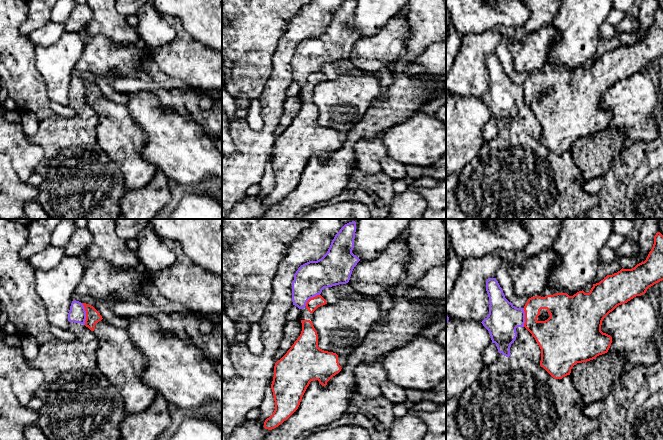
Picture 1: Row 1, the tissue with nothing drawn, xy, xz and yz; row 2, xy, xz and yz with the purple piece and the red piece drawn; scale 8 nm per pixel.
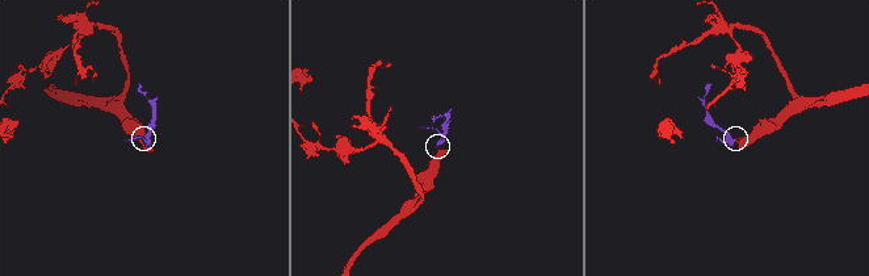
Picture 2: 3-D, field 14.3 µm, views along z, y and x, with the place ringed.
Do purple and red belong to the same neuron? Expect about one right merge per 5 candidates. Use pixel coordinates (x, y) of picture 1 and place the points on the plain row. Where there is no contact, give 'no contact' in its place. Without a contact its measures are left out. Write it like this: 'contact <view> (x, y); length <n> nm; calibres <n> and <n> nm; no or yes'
contact xy (85, 90); length 180 nm; calibres 140 and 110 nm; no

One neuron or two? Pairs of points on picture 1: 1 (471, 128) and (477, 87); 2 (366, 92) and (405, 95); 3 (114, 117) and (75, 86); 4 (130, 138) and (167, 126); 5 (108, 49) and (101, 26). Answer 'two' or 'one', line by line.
1: two
2: two
3: two
4: two
5: two

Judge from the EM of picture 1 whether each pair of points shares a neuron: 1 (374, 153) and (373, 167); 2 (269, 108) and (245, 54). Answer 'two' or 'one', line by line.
1: one
2: two

